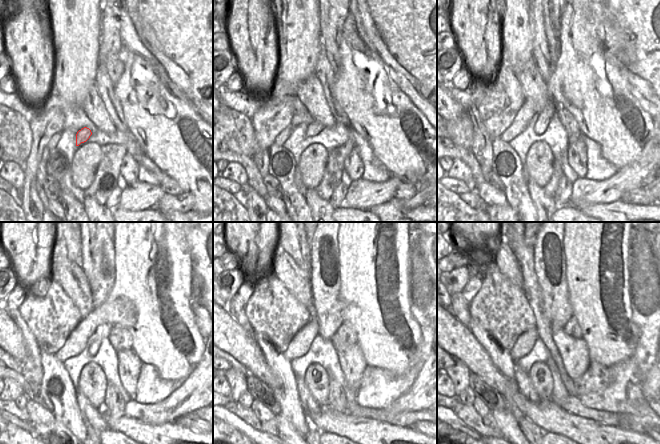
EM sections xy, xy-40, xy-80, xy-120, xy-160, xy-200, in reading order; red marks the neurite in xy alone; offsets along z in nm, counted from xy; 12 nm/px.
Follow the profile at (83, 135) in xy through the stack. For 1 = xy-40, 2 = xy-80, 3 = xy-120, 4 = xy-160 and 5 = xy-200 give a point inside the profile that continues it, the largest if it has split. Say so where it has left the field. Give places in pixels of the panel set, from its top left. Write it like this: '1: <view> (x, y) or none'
1: xy-40 (315, 127)
2: xy-80 (549, 111)
3: xy-120 (102, 332)
4: xy-160 (325, 283)
5: xy-200 (555, 296)

